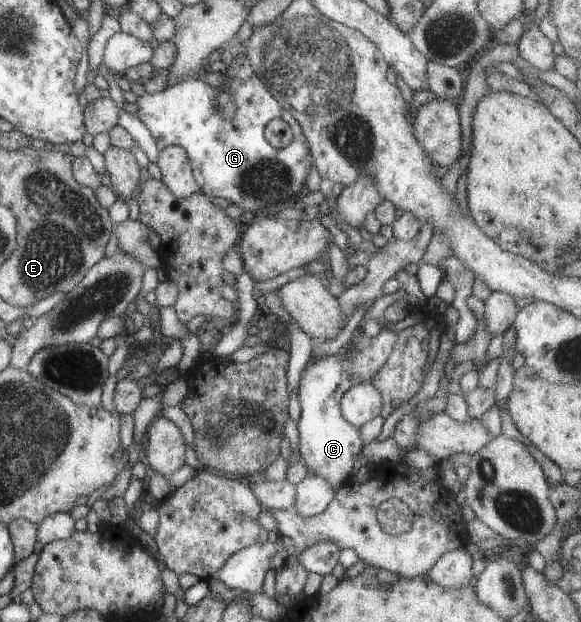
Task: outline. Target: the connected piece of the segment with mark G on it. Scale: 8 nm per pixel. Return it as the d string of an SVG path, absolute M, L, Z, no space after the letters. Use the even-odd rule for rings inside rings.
M243 55L233 56L233 63L228 67L225 66L219 72L231 78L227 89L219 92L227 92L233 98L233 103L237 108L233 119L223 120L215 114L213 98L219 92L198 79L187 79L173 86L165 87L154 94L144 93L137 96L134 102L138 107L137 118L148 129L149 135L155 139L158 150L175 144L186 151L199 191L206 196L227 199L244 211L259 211L259 209L273 211L276 208L286 206L287 203L299 196L299 188L303 185L313 161L307 140L300 130L300 125L287 110L279 107L261 80L253 73L250 63ZM274 117L282 119L289 125L292 133L292 142L289 145L272 147L271 143L263 138L265 125Z

